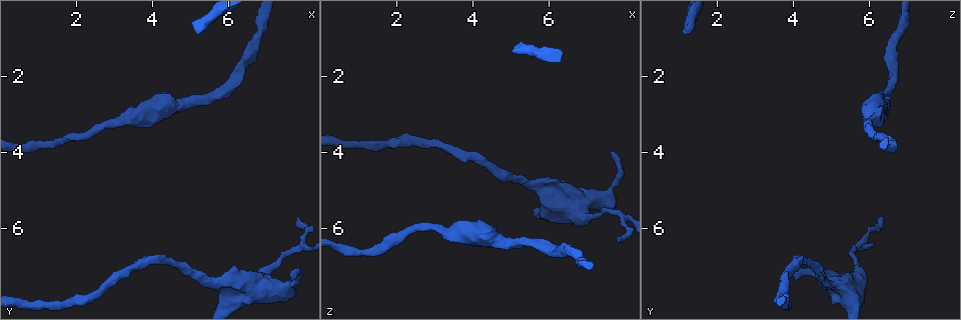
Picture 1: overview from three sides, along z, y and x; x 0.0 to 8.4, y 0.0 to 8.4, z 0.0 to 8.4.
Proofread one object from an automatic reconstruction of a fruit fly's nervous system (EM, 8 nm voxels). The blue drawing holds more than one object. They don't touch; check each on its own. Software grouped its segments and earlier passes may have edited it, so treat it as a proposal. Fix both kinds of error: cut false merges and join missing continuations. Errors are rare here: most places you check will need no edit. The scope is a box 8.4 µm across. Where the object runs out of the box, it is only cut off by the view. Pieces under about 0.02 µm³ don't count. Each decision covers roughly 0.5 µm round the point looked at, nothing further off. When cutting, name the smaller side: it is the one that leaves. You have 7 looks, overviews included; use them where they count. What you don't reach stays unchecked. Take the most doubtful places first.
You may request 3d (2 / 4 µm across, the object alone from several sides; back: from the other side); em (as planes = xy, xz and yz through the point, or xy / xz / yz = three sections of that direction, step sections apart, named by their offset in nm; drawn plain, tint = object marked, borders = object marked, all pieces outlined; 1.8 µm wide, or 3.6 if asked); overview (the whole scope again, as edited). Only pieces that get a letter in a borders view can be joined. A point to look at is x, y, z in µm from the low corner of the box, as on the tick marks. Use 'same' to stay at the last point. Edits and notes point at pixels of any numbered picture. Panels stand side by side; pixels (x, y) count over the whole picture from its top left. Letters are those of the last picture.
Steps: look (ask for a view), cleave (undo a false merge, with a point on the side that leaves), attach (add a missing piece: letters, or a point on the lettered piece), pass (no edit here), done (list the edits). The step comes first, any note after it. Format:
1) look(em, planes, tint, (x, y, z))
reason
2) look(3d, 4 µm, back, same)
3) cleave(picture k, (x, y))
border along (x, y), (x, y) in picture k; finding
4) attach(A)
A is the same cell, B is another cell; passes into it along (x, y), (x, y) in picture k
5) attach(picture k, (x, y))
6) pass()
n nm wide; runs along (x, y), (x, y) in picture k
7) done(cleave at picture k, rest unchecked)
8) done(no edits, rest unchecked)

look(em, xy, step 8, borders, (5.20, 0.90, 1.15))
branch stops here

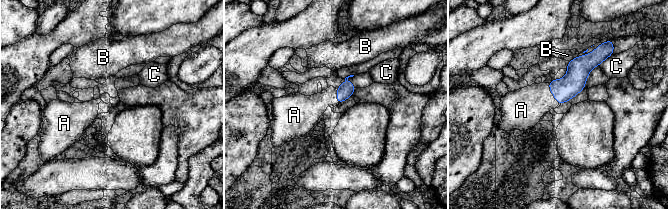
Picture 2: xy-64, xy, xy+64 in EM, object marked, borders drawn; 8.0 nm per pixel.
attach(A)
A is the same cell, B and C are other cells; the neuron continues

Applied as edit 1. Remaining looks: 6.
look(3d, 2 µm, (7.85, 5.65, 6.30))
thin end

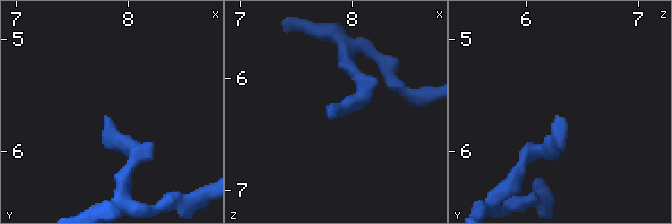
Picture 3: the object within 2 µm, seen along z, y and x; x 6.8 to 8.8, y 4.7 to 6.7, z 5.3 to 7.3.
look(em, planes, tint, (7.80, 5.68, 6.30))
now the EM

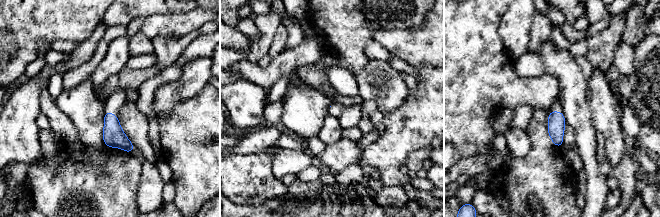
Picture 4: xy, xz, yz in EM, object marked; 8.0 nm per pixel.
look(em, planes, borders, same)
see the neighbours

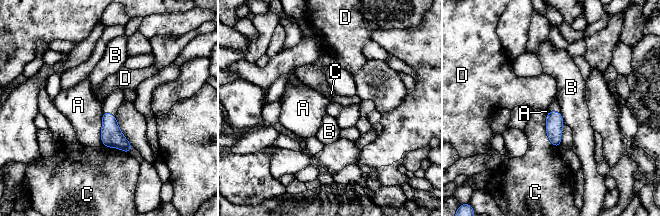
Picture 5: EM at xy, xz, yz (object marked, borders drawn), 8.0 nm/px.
pass()
C touches over 280 nm; A, B, C and D are other cells; border along (103, 111), (100, 132), (102, 144) in picture 5; no lettered piece goes on from it

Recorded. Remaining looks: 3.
look(em, planes, borders, (7.65, 7.15, 4.00))
an open end

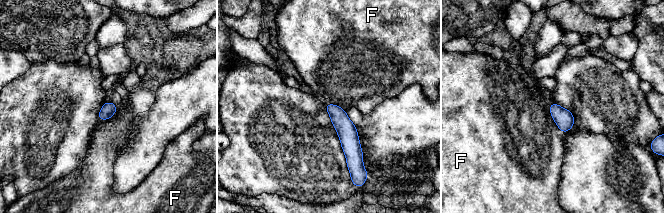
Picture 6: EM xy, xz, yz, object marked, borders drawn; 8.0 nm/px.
pass()
F touches over 260 nm; F is another cell; runs along (328, 106), (347, 132), (350, 163) in picture 6; none of them fits

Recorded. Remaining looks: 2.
done(attach at picture 2, rest unchecked)

